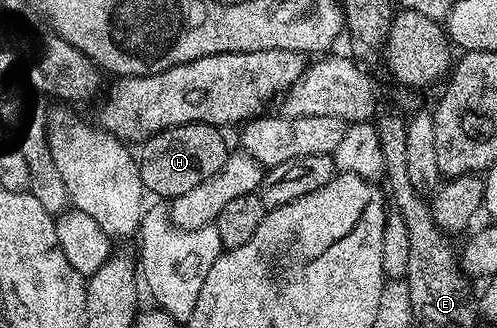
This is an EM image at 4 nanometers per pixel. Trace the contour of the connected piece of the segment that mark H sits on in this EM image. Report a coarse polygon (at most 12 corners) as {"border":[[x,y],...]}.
{"border":[[181,124],[142,143],[140,178],[172,200],[222,169],[216,125]]}

